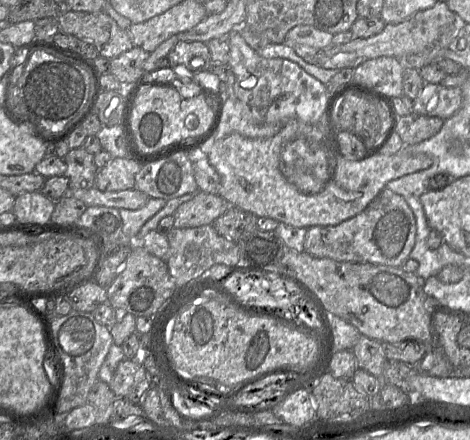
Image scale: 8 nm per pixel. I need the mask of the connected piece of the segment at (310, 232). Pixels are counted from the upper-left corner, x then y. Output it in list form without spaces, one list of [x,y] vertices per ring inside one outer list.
[[[384,188],[359,214],[334,226],[307,228],[304,251],[317,258],[340,262],[401,267],[415,244],[416,221],[405,199]]]

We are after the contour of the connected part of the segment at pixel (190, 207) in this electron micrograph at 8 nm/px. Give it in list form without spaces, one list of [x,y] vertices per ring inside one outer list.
[[[197,191],[194,197],[181,204],[174,212],[175,228],[191,228],[212,223],[222,215],[229,204],[219,194]]]

